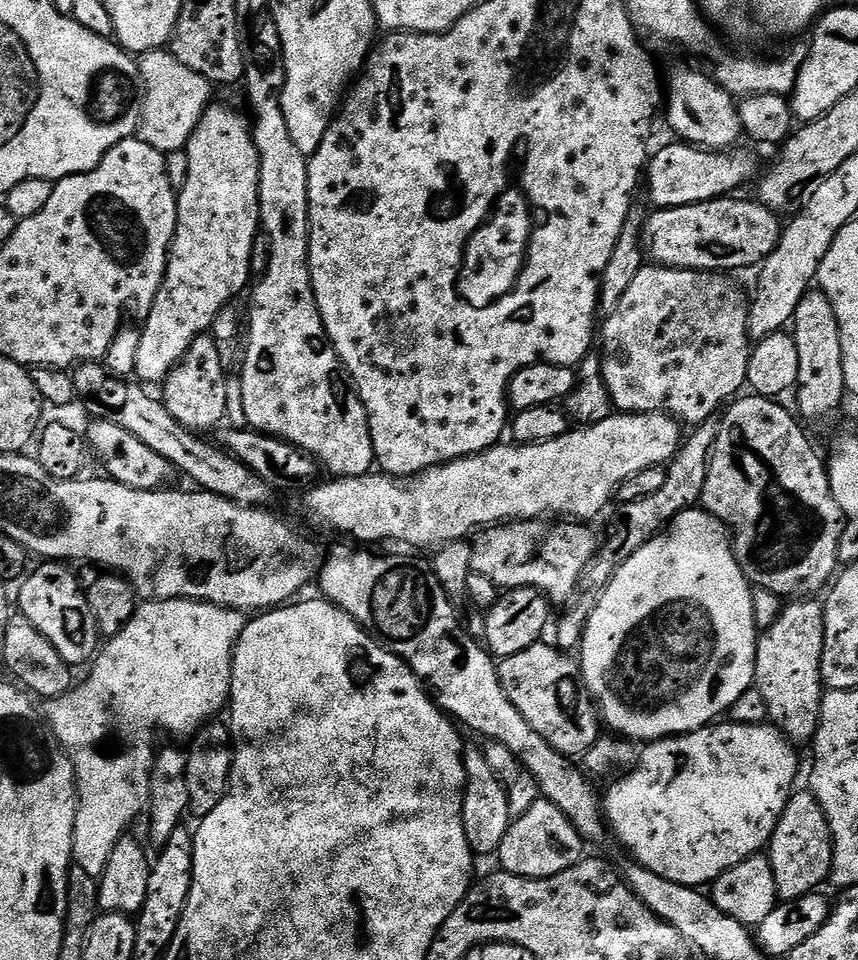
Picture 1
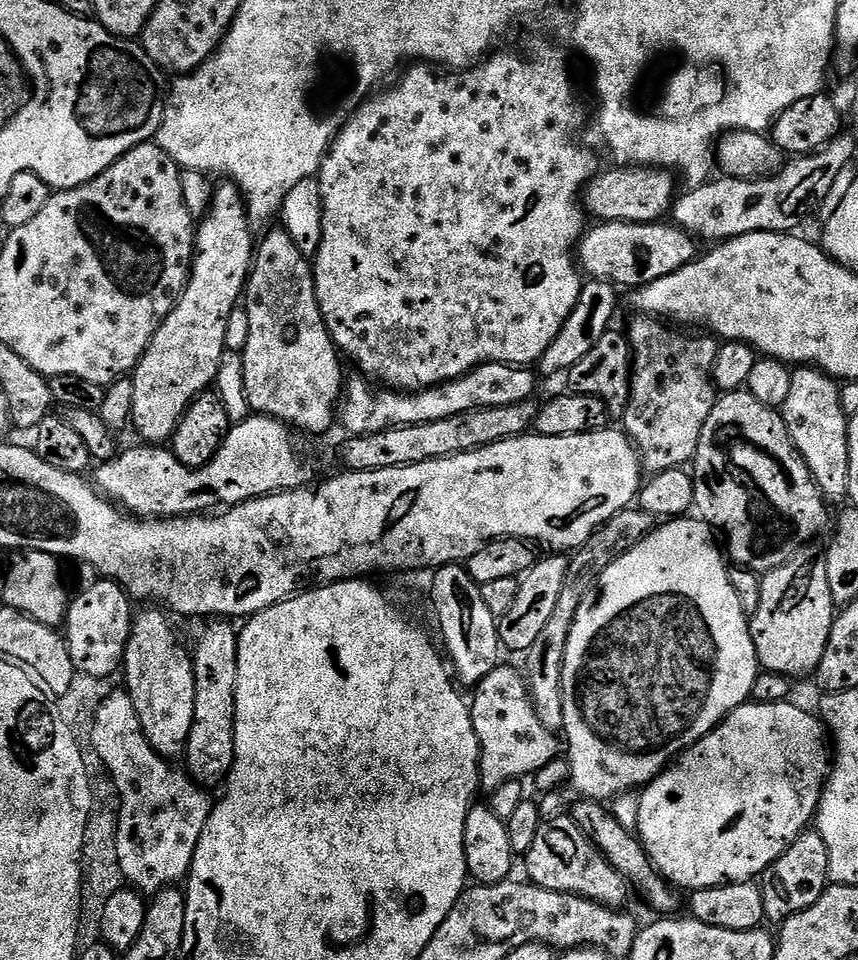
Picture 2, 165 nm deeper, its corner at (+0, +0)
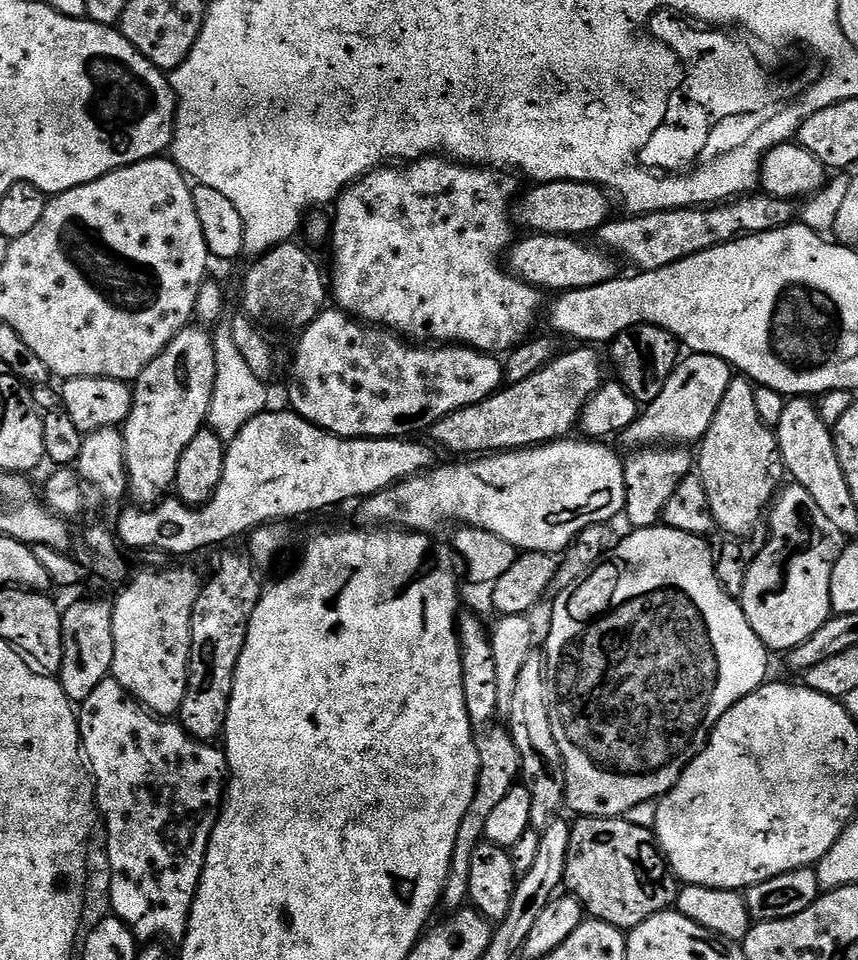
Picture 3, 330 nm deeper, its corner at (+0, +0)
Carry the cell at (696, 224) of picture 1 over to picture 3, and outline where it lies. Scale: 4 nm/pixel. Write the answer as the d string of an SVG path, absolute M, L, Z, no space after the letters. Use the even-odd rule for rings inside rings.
M528 234L525 240L518 240L511 245L507 253L507 271L521 283L528 284L537 290L543 290L545 293L548 291L563 294L582 290L590 286L605 284L607 280L617 275L617 261L607 251L596 246L591 248L588 244L580 244L584 242L579 239L570 236Z

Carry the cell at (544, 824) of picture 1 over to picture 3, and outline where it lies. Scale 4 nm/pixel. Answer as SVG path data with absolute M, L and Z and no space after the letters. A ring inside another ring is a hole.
M580 818L575 822L577 823L576 825L571 825L568 834L568 850L564 853L563 887L584 905L584 911L591 919L601 920L621 930L631 930L638 927L642 922L649 920L654 914L667 912L675 905L678 895L678 881L676 877L672 875L668 862L664 859L654 839L653 829L634 826L627 818Z

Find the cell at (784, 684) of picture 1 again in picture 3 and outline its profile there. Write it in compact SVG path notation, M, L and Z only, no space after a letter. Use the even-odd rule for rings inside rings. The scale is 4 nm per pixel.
M801 484L789 485L779 489L771 505L766 524L772 527L772 537L752 561L747 561L744 589L738 597L740 609L754 634L758 634L765 648L780 654L802 646L833 615L830 574L842 547L838 526L826 518L818 502L810 498Z

